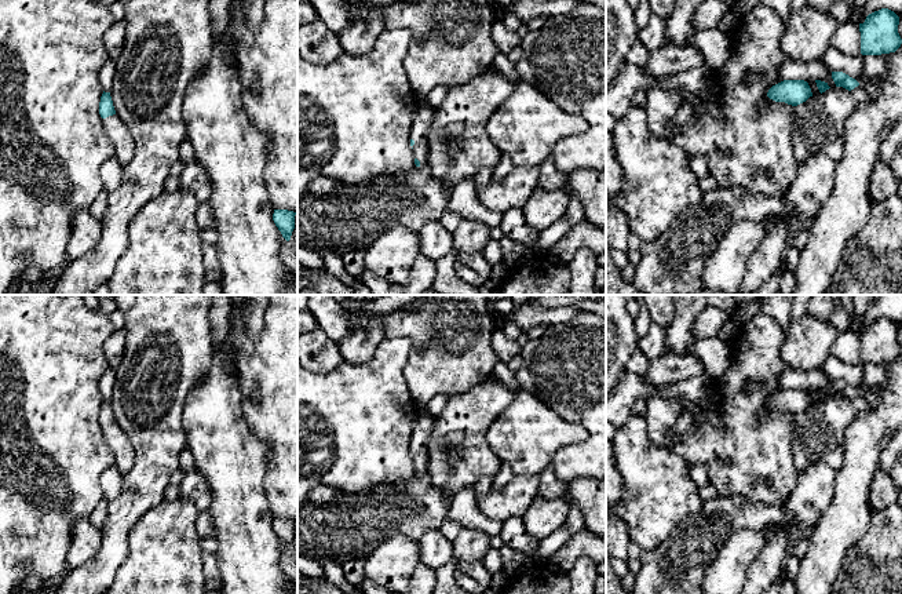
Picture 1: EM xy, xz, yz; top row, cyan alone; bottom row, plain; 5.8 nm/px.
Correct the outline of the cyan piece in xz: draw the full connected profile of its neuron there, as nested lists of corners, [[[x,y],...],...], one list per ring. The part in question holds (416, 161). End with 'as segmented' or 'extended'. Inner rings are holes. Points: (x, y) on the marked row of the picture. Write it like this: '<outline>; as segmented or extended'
[[[424,98],[419,99],[410,128],[410,146],[413,149],[416,167],[427,164],[428,158],[428,135],[434,119],[434,107]]]; extended

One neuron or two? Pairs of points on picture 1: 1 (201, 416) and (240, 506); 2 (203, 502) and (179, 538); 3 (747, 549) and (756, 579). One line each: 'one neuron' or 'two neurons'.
1: one neuron
2: two neurons
3: two neurons

